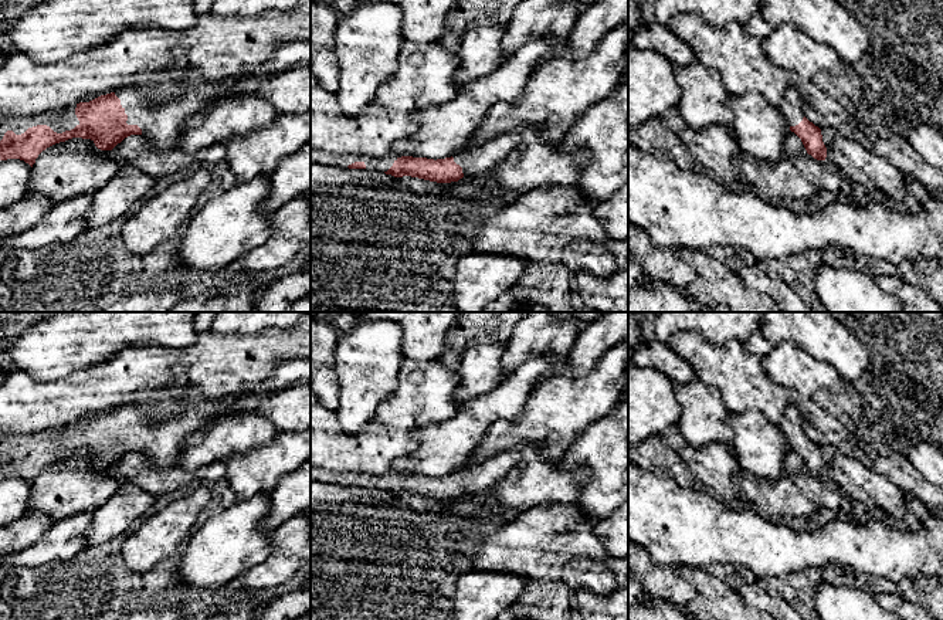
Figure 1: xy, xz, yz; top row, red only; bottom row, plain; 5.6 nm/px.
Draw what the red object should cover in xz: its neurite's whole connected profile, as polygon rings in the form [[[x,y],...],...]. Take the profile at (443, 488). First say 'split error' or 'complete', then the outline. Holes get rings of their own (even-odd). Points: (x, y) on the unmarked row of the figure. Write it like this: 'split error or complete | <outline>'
split error | [[[520,450],[503,451],[492,458],[462,467],[451,475],[427,477],[413,474],[367,475],[363,472],[329,472],[311,467],[311,480],[328,481],[339,485],[366,487],[391,492],[411,494],[437,501],[458,499],[462,495],[481,495],[496,485],[520,460]]]

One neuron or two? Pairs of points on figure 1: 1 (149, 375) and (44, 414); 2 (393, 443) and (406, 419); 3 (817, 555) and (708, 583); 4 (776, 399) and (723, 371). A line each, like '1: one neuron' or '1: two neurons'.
1: one neuron
2: two neurons
3: two neurons
4: one neuron

